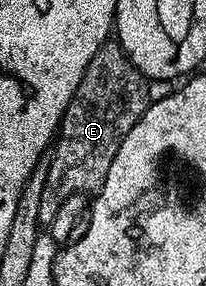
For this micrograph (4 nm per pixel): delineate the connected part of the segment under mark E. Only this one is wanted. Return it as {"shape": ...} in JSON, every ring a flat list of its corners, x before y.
{"shape":[[109,40,98,48,98,52,94,52,94,60,90,60,82,76,82,84,78,84,66,108,64,119,60,121,58,137,51,151,52,158,50,154,47,159,46,188,42,188,42,204,38,211,38,220,42,224,51,224,54,216,58,216,58,208,62,208,62,204,66,204,70,196,75,194,88,196,99,191,101,184,106,180,106,172,110,172,110,166,114,164,114,156,118,156,122,140,126,140,130,128,134,128,134,124,138,124,140,117,148,110,150,97,148,98,147,85,149,86,149,83,144,75,126,56,119,41]]}

